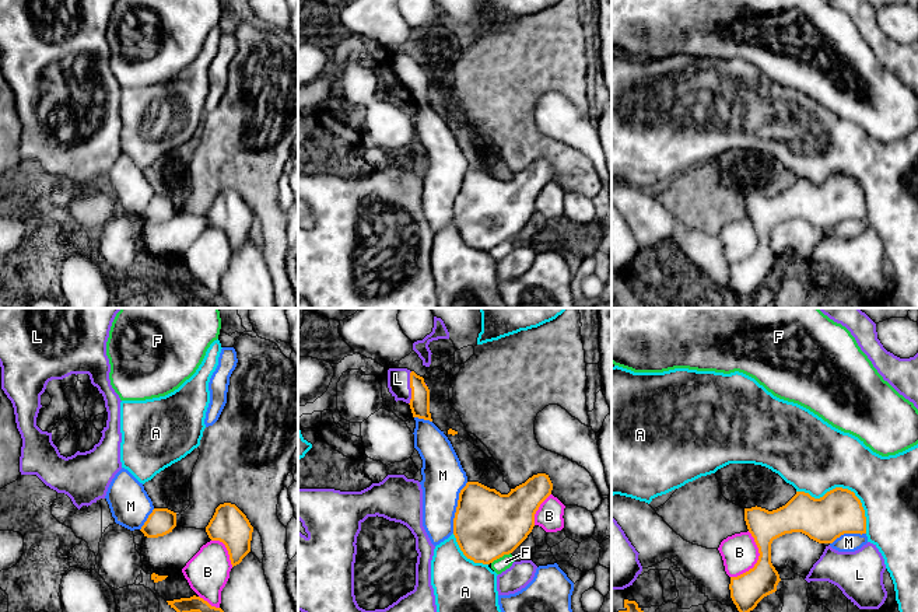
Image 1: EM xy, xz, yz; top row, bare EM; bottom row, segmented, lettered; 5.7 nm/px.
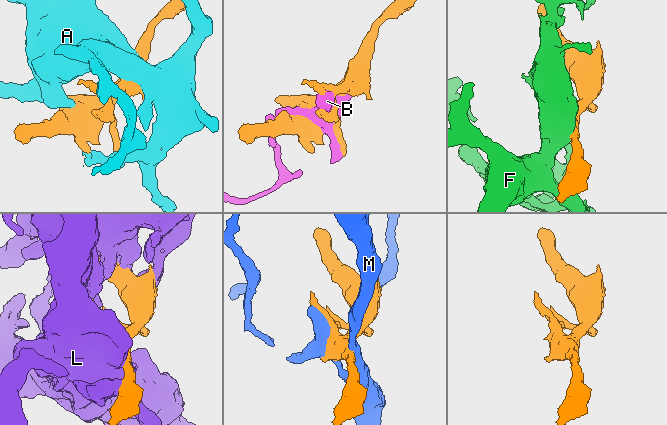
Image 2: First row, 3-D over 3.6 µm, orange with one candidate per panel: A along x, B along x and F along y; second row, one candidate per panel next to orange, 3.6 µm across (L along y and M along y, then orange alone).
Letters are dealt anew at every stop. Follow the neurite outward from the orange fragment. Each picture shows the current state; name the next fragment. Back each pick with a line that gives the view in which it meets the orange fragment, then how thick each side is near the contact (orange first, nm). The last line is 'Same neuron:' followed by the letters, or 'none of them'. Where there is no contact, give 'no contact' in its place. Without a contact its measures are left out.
Same neuron: none of them

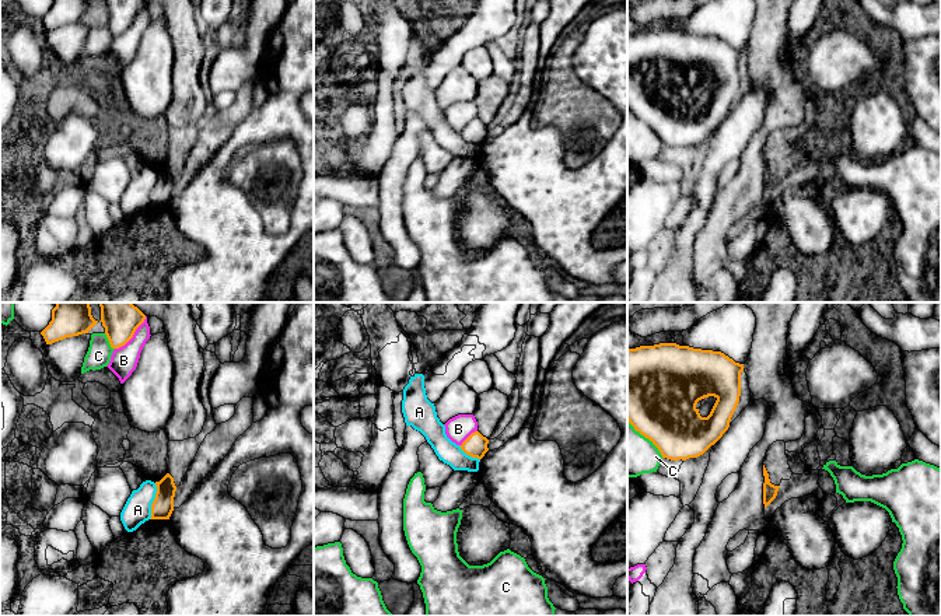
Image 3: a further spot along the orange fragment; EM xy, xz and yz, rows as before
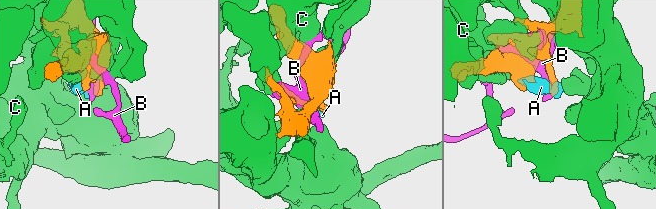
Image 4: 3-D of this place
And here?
Same neuron: none of them

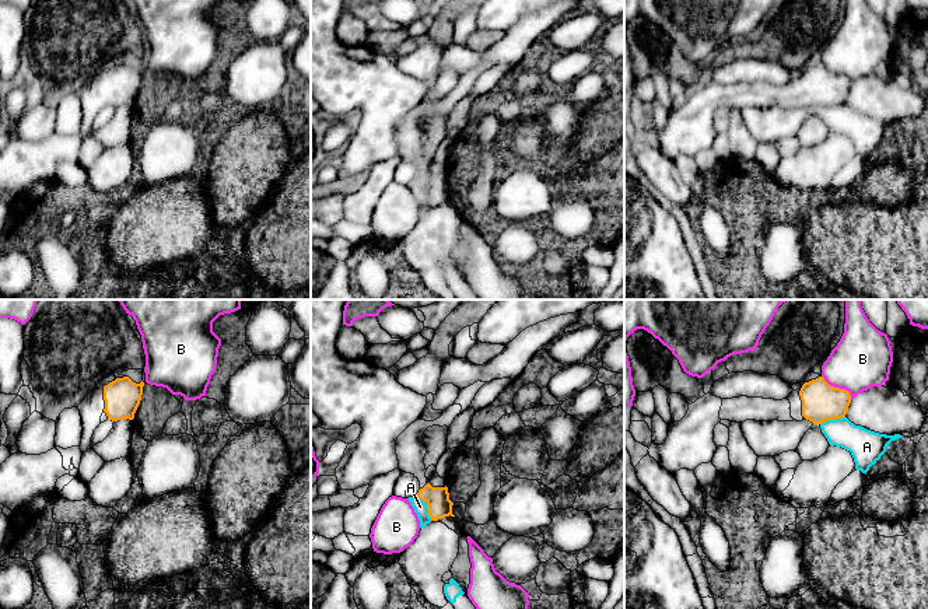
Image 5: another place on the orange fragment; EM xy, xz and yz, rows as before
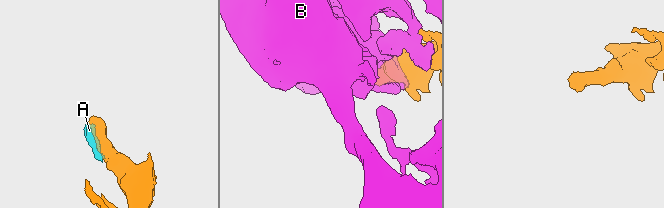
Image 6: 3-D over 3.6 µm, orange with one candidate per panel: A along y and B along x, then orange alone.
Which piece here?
Same neuron: none of them

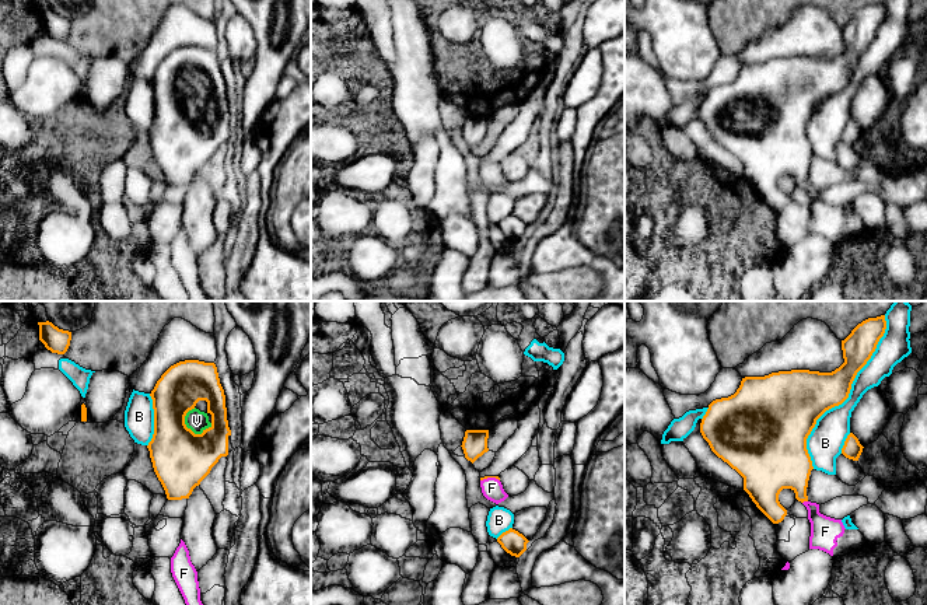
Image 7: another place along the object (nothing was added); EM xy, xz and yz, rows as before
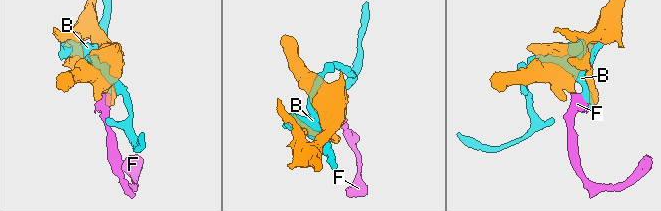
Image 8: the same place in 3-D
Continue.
F: meets orange in yz; 300 nm thick on the orange side, 160 nm on the other
V: meets orange in xy; 340 nm thick on the orange side, 120 nm on the other
Same neuron: F, V

